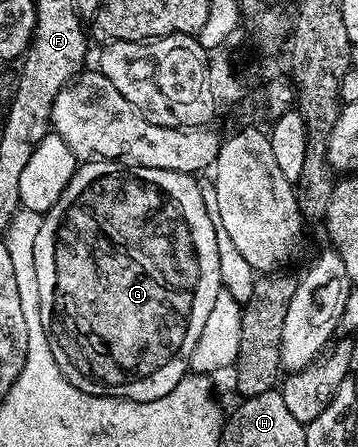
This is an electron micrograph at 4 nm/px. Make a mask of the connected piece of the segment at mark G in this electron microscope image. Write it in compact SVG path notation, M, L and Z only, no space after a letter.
M121 159L117 161L84 161L79 164L77 171L72 175L64 195L56 199L56 203L43 216L40 223L40 233L36 237L36 283L40 283L40 323L44 323L44 331L48 335L48 343L52 347L52 355L56 355L56 363L60 371L68 379L68 383L75 385L80 391L88 391L92 395L101 397L127 397L130 401L151 401L160 399L180 383L180 379L187 376L190 367L192 347L196 347L196 339L200 339L200 331L208 320L208 314L216 303L216 295L223 288L220 273L220 256L217 254L216 224L209 218L208 209L205 206L204 197L201 195L199 182L191 174L180 171L164 171L152 167L139 167L133 163L127 163Z

